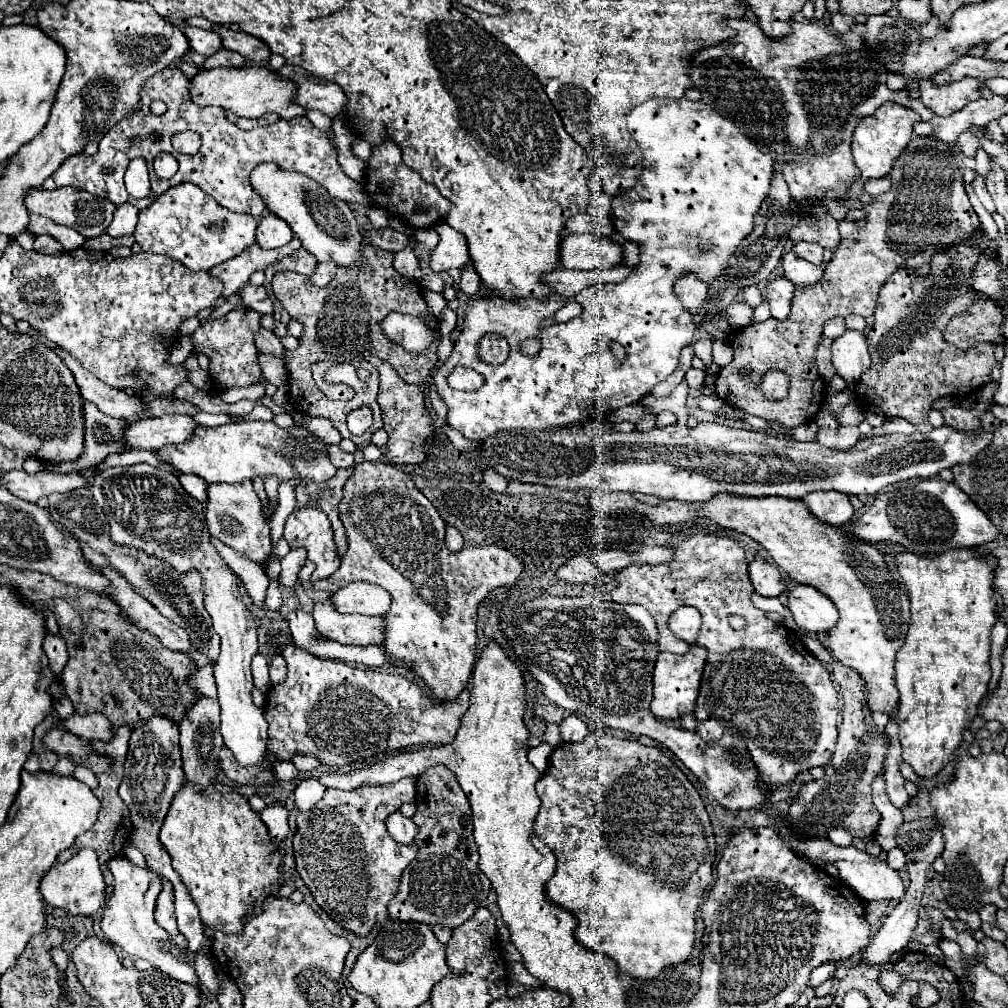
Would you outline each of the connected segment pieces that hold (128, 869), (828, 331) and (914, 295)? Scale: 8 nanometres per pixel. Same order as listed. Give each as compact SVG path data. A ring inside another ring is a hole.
M116 858L110 862L110 870L114 874L112 884L112 896L106 900L104 912L102 912L102 932L104 936L120 946L124 952L136 958L150 960L158 970L172 976L174 980L198 984L198 976L194 972L194 954L188 950L186 938L182 934L170 936L170 946L164 946L168 942L168 934L164 928L160 928L154 920L154 906L156 898L162 890L160 876L154 874L148 868L134 866L128 858Z
M834 316L834 318L830 318L830 320L826 320L826 324L824 324L824 336L826 338L830 338L830 340L834 340L834 338L838 338L838 336L842 336L846 332L846 322L844 322L844 318L840 318L840 316Z
M958 244L954 248L946 248L938 252L932 258L930 276L916 276L910 268L902 268L884 282L874 310L876 322L872 330L866 334L872 366L862 374L856 386L856 396L860 402L858 406L864 412L880 414L884 418L904 418L910 424L914 424L918 432L930 432L932 424L928 422L928 412L932 410L934 400L942 396L968 396L992 382L992 368L996 366L994 357L996 344L983 342L974 349L962 350L948 344L942 336L946 324L950 322L950 316L964 312L974 302L976 292L970 288L970 272L976 260L978 260L978 250L974 246Z

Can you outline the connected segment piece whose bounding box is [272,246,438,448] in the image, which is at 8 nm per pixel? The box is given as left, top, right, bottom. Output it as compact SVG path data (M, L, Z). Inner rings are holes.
M364 246L362 250L362 268L352 270L352 268L338 268L334 280L326 288L316 288L310 278L300 276L296 272L280 272L272 280L272 290L274 298L282 304L282 308L290 314L290 318L296 318L302 326L304 332L298 338L298 348L296 350L286 350L284 352L284 362L288 368L288 394L290 394L290 404L294 410L308 414L312 418L328 418L334 426L338 426L342 438L350 438L358 448L362 448L366 442L370 442L370 436L382 428L382 418L380 418L380 406L378 406L378 388L372 390L360 390L348 402L334 402L328 400L318 386L314 384L312 378L312 362L318 360L338 360L338 362L356 362L362 358L376 356L384 362L388 362L402 380L408 384L424 384L426 378L430 376L432 368L436 366L436 346L438 342L434 340L428 352L406 352L400 344L394 344L390 338L386 338L380 330L380 322L390 314L390 312L402 312L402 314L418 314L422 320L428 320L430 326L436 326L436 320L428 316L426 302L422 298L420 284L414 280L404 278L398 274L392 266L394 254L376 246ZM368 406L374 412L374 424L370 426L368 432L362 436L354 436L348 432L344 426L344 416L359 408Z

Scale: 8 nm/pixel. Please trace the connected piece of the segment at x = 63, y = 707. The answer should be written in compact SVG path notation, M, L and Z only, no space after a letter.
M62 696L60 700L52 700L52 706L54 706L54 710L58 712L60 718L68 718L68 716L74 714L74 706L70 704L68 696Z

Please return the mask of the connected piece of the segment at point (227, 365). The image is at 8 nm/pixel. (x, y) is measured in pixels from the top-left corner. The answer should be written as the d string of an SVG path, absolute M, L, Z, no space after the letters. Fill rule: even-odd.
M248 308L232 310L224 318L218 318L206 326L200 326L192 334L192 346L210 358L208 374L218 388L252 386L260 382L260 366L256 362L258 350L254 346L254 332L260 328L260 314Z

